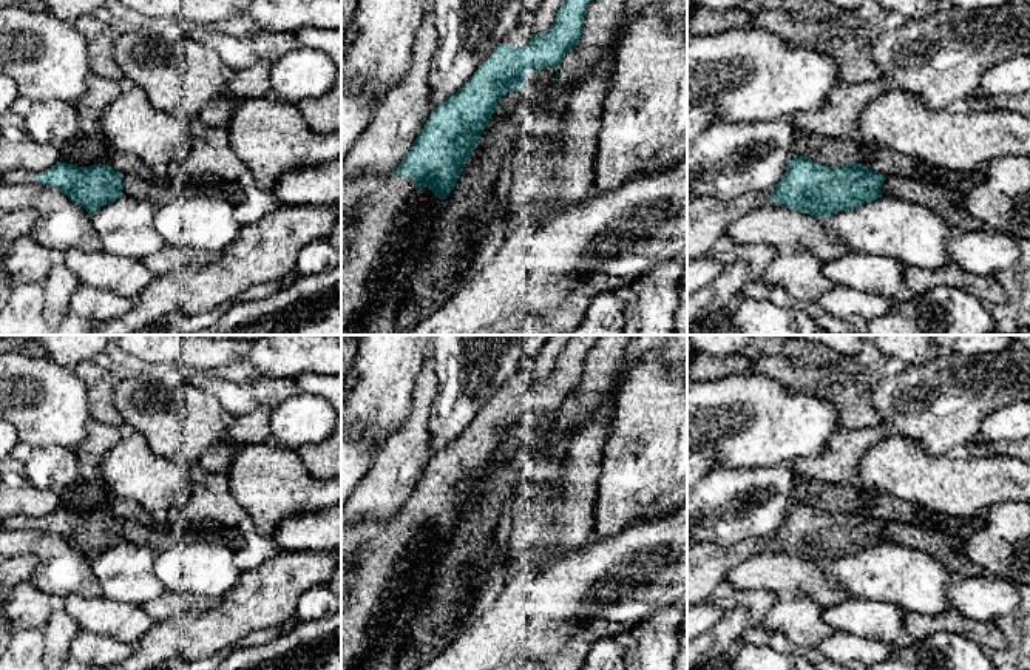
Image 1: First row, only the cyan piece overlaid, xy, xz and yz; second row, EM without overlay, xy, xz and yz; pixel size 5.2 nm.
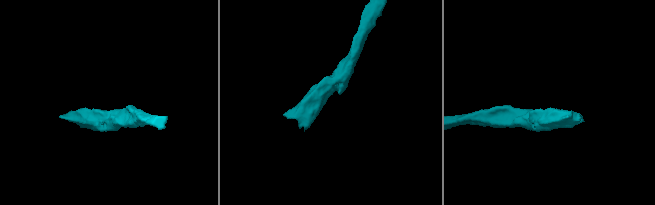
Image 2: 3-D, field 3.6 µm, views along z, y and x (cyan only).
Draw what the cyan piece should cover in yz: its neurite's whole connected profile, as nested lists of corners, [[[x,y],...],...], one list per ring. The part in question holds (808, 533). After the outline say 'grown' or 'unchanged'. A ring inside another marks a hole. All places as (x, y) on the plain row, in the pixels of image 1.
[[[795,502],[789,506],[783,525],[771,536],[771,542],[775,551],[826,565],[880,543],[885,525],[885,520],[856,506],[832,514]]] | unchanged

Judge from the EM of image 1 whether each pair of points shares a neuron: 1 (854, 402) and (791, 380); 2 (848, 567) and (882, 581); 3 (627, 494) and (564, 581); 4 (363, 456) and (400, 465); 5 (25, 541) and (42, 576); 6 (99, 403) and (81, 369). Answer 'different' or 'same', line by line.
1: same
2: same
3: different
4: different
5: same
6: same

